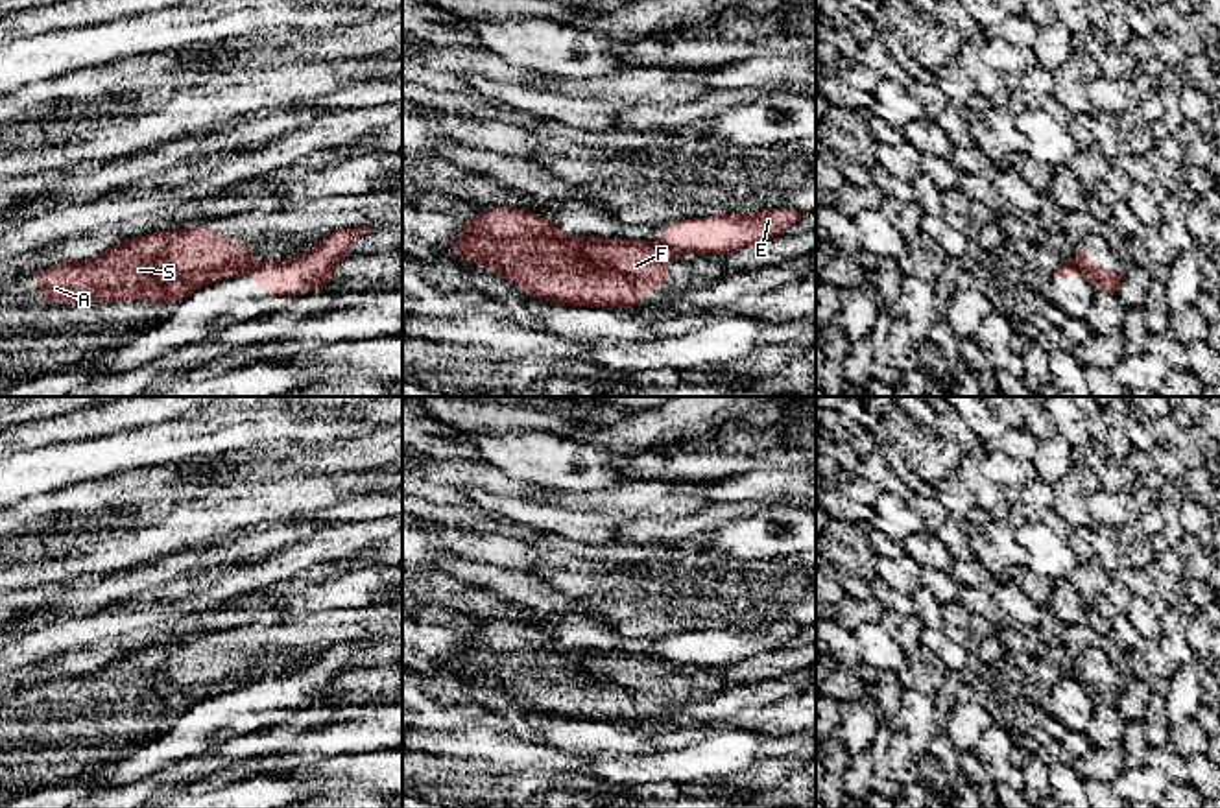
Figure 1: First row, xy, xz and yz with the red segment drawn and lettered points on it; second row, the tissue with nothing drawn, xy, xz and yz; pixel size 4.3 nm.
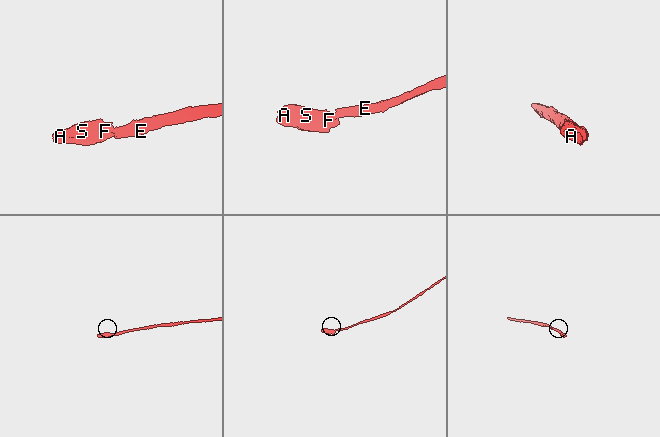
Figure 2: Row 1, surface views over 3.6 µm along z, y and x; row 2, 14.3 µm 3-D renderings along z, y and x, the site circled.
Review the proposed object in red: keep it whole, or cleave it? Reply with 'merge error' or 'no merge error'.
merge error

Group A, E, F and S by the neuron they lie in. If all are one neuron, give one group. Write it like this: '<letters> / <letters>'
A F S / E

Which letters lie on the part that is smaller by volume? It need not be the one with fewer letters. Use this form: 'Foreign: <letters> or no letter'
Foreign: A, F, S

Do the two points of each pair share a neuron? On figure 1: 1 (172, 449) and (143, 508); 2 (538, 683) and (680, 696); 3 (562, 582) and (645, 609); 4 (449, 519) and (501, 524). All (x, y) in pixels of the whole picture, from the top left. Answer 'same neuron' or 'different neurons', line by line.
1: different neurons
2: same neuron
3: same neuron
4: same neuron

